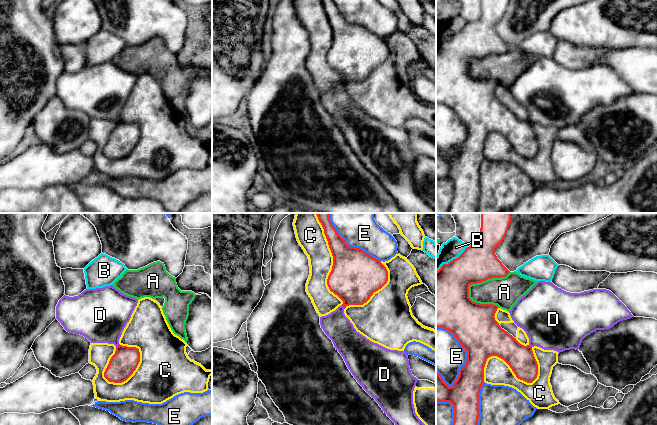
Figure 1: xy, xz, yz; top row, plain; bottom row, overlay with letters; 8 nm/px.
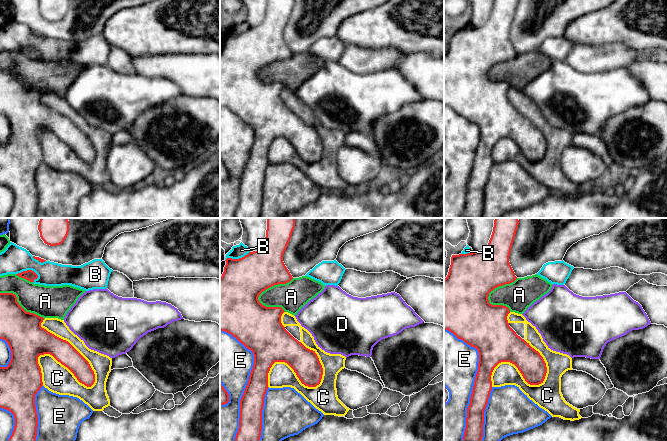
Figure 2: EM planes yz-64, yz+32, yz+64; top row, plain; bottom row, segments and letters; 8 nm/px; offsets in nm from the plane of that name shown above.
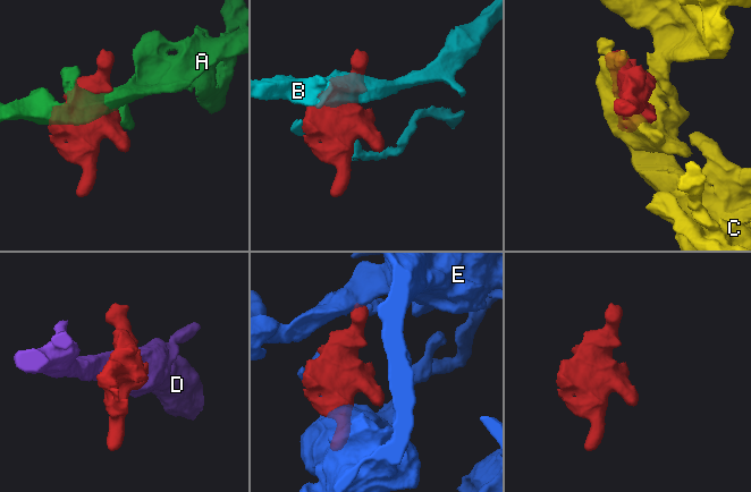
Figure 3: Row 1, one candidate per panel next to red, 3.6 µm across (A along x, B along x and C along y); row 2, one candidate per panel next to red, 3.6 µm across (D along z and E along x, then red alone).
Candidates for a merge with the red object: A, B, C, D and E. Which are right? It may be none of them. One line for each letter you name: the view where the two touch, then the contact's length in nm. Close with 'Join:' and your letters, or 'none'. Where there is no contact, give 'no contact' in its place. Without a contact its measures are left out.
C: yz | 480 nm
Join: C

